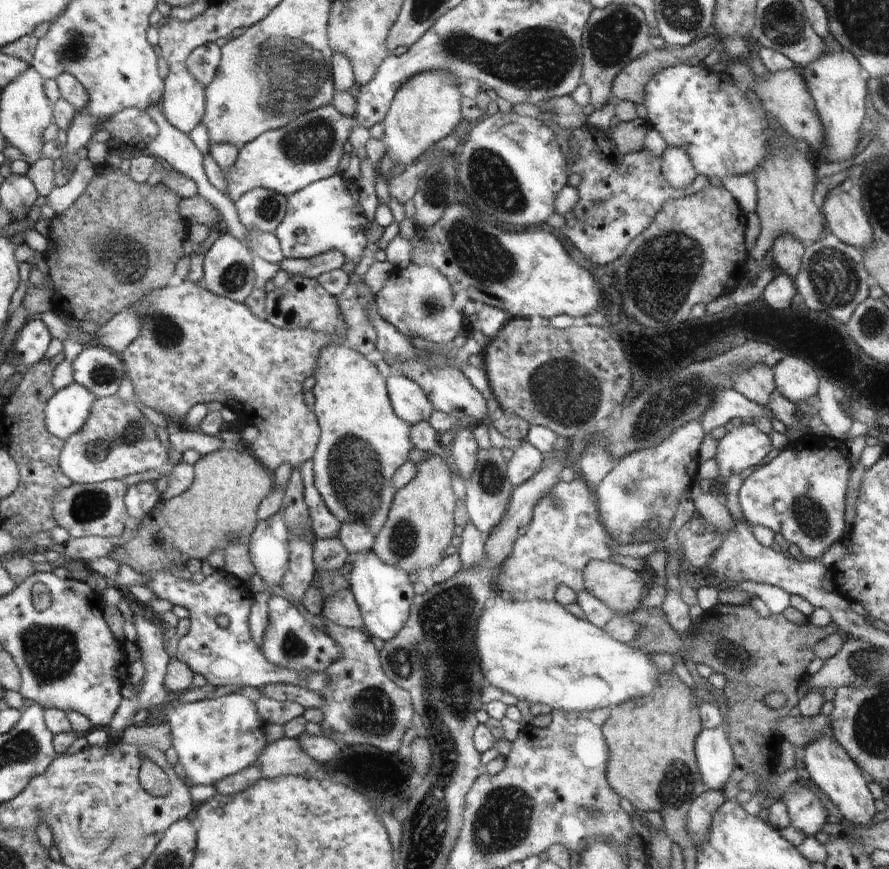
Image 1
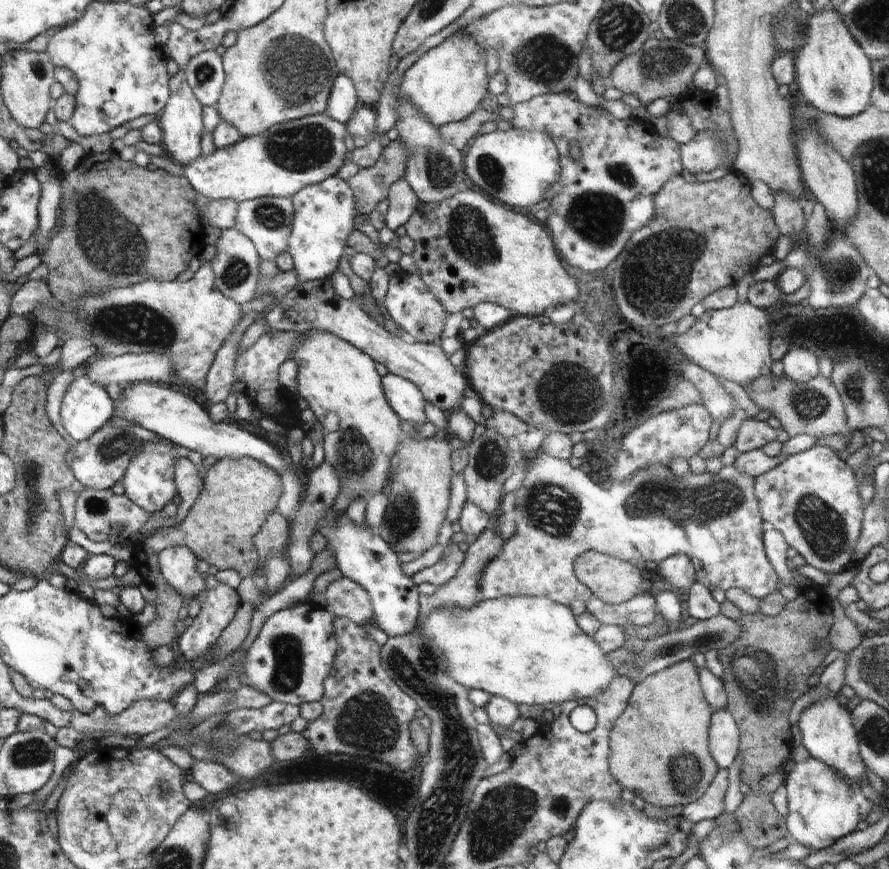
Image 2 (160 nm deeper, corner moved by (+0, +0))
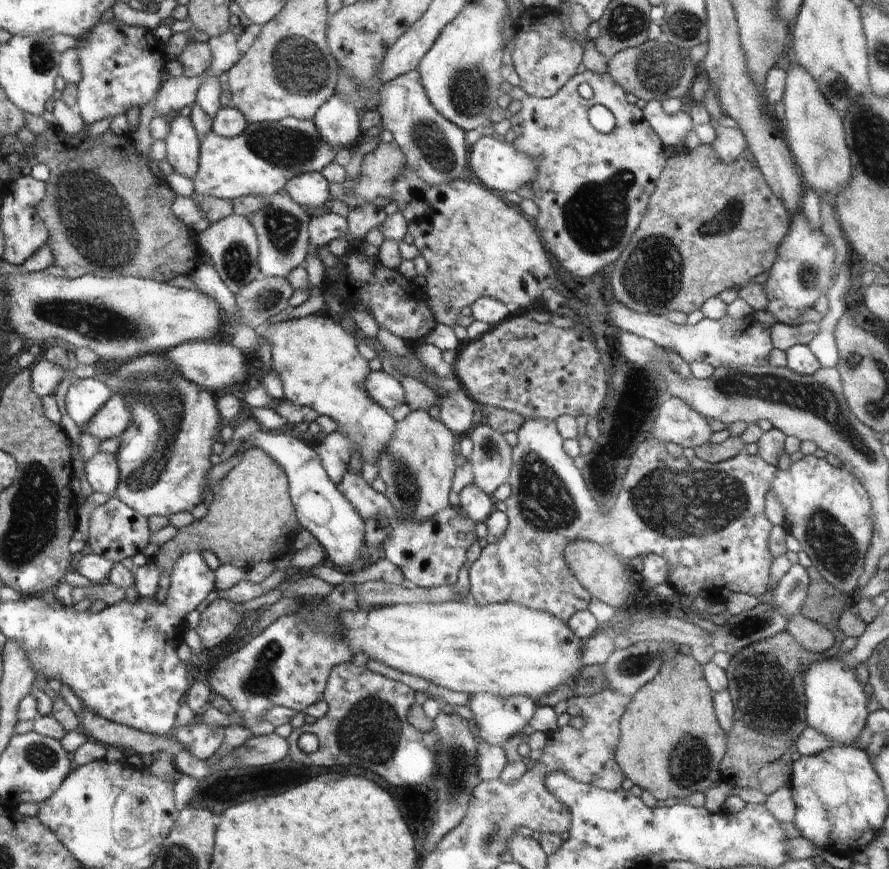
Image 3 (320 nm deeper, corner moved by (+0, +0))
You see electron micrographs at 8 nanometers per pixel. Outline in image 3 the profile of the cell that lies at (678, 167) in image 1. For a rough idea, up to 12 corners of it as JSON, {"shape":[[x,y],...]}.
{"shape":[[726,119],[710,146],[722,162],[741,157],[747,141]]}

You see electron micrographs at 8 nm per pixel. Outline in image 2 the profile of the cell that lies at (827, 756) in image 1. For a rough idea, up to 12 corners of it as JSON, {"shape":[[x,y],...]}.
{"shape":[[837,696],[798,722],[802,746],[844,780],[866,770],[852,718]]}

